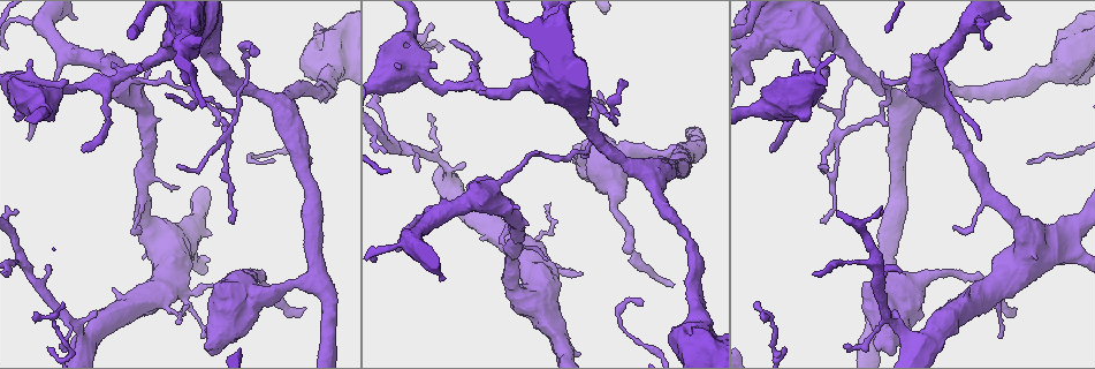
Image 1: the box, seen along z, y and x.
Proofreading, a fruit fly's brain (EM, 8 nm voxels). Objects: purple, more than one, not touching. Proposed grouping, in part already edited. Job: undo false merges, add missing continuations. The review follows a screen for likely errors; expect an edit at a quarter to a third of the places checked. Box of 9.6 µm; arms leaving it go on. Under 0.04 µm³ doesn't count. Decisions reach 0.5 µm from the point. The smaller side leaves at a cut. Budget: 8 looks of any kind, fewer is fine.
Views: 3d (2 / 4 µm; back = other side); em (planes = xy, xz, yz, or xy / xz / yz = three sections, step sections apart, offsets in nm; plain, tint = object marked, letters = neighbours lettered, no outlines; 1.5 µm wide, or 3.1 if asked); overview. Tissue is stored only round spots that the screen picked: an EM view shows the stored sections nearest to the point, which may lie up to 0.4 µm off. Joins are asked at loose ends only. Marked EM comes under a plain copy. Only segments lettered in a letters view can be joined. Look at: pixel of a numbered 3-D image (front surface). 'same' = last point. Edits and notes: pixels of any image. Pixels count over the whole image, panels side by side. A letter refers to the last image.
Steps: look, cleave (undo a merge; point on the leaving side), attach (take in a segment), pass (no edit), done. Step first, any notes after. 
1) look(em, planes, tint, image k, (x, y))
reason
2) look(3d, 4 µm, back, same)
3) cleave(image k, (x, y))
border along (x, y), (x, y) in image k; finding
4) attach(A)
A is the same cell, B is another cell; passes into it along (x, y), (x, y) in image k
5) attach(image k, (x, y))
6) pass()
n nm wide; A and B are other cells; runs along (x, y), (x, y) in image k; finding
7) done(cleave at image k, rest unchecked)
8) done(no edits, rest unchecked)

look(3d, 2 µm, image 1, (893, 312))

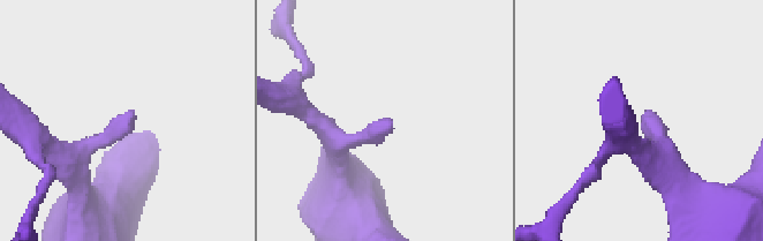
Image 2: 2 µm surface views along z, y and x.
look(em, xz, step 8, tint, image 2, (132, 114))
need the tissue

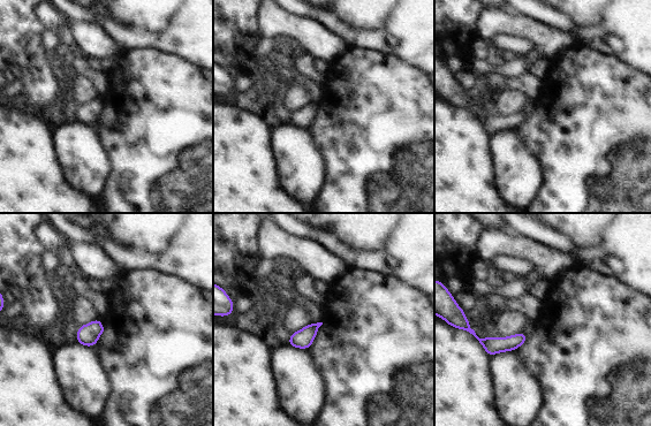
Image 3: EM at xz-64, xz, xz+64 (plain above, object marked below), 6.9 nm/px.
look(em, planes, letters, same)

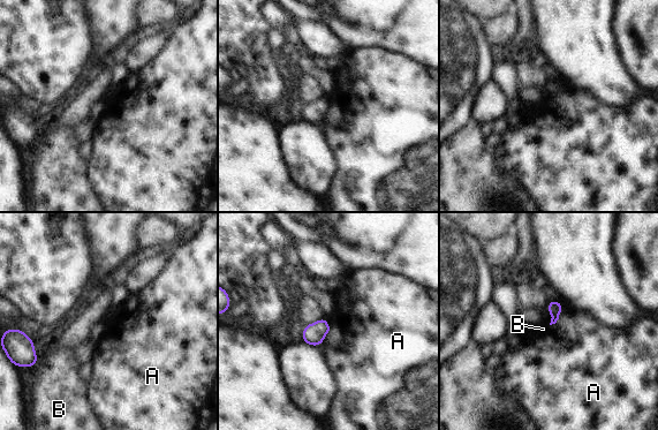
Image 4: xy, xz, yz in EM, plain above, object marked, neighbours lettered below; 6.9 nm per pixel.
pass()
100 nm wide; A touches over 170 nm; A and B are other cells; no lettered segment goes on from it

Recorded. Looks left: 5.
look(em, planes, letters, image 1, (846, 348))
tapers out

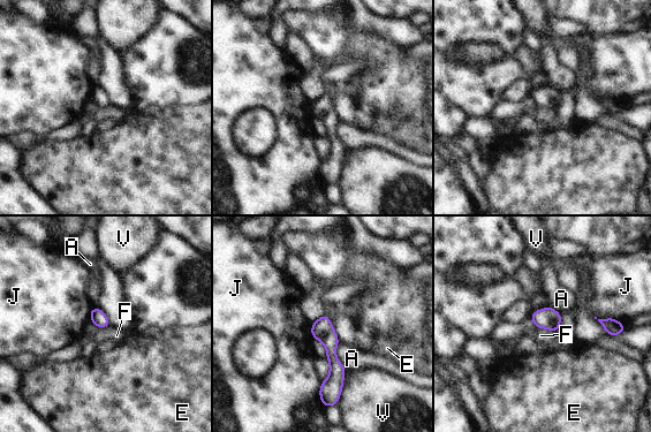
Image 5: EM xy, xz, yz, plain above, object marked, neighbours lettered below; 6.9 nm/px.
pass()
V touches over 260 nm; A, E, F, J and V are other cells; border along (538, 327), (557, 332) in image 5; no lettered segment goes on from it

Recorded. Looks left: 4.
look(em, planes, letters, image 1, (230, 136))
abrupt turn

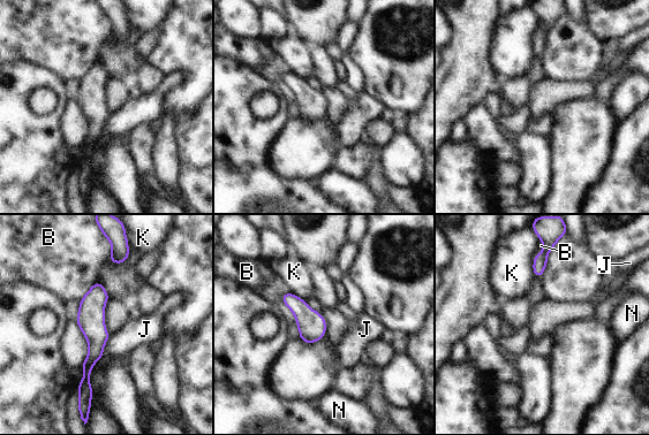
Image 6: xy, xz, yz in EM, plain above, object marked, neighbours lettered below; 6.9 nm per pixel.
pass()
190 nm wide; J touches over 170 nm; B, J, K and N are other cells; all the same neuron

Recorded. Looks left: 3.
done(no edits, rest unchecked)

